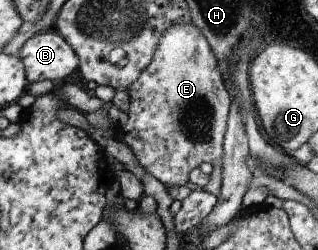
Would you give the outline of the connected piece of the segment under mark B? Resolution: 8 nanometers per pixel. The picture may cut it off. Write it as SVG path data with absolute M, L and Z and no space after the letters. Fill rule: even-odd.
M53 28L30 37L17 56L25 66L29 85L45 79L65 84L78 69L77 54Z

